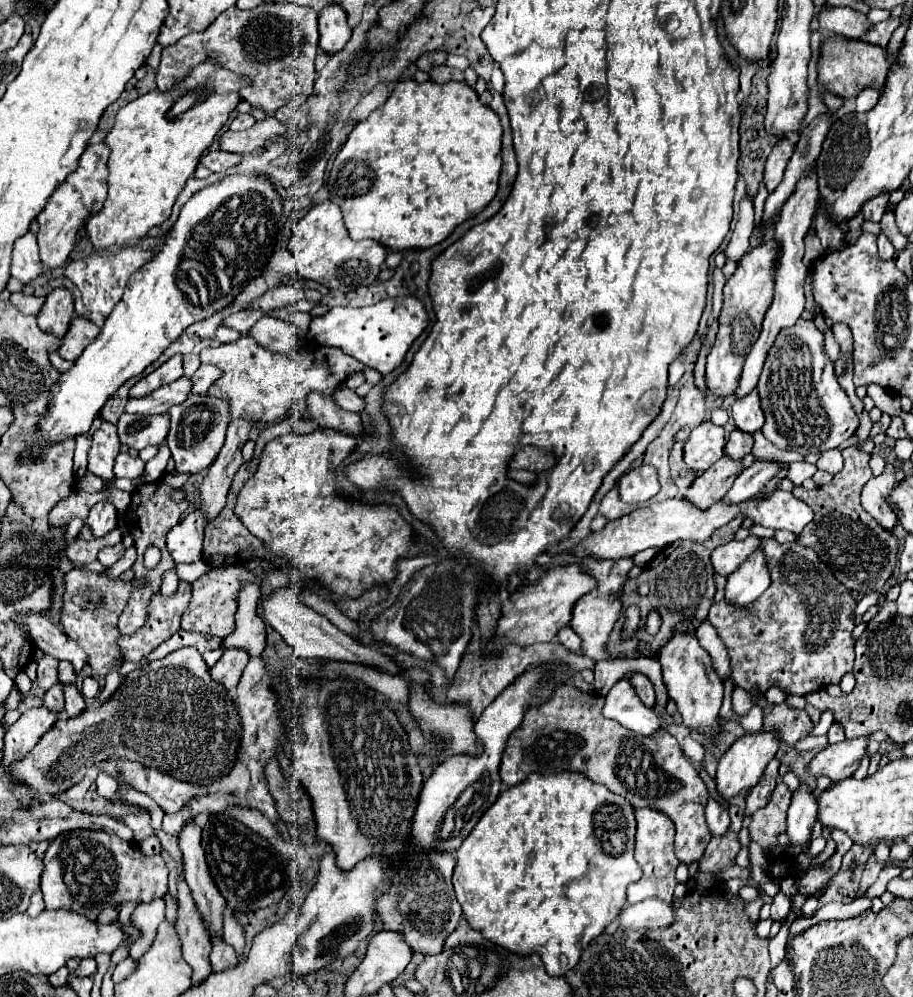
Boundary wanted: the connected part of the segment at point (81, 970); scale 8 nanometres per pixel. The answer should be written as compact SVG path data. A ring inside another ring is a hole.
M89 957L89 959L81 959L79 967L71 975L73 977L85 977L85 975L95 975L95 971L97 971L97 963L93 957Z

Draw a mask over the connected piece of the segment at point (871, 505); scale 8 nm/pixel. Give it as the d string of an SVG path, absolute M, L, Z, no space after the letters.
M887 463L883 473L879 477L869 479L861 491L863 509L869 515L873 515L889 531L893 531L893 527L897 523L897 515L895 515L893 507L887 503L889 491L893 491L893 487L895 487L895 473L897 473L897 469Z

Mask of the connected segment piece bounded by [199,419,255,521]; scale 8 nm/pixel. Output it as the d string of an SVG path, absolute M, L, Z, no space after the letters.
M233 419L229 423L225 445L223 445L219 457L215 459L215 463L209 467L209 473L207 473L205 481L201 483L201 487L199 487L201 505L205 507L207 521L211 521L213 517L217 517L217 513L225 505L227 491L231 487L233 475L243 465L241 449L245 445L245 441L247 441L253 425L255 423L245 423L245 419Z

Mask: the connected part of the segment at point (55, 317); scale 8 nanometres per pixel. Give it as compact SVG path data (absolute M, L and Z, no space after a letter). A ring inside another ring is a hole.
M57 287L45 297L45 303L43 303L41 311L37 313L37 325L45 333L63 337L69 327L71 313L73 313L71 291L65 287Z

